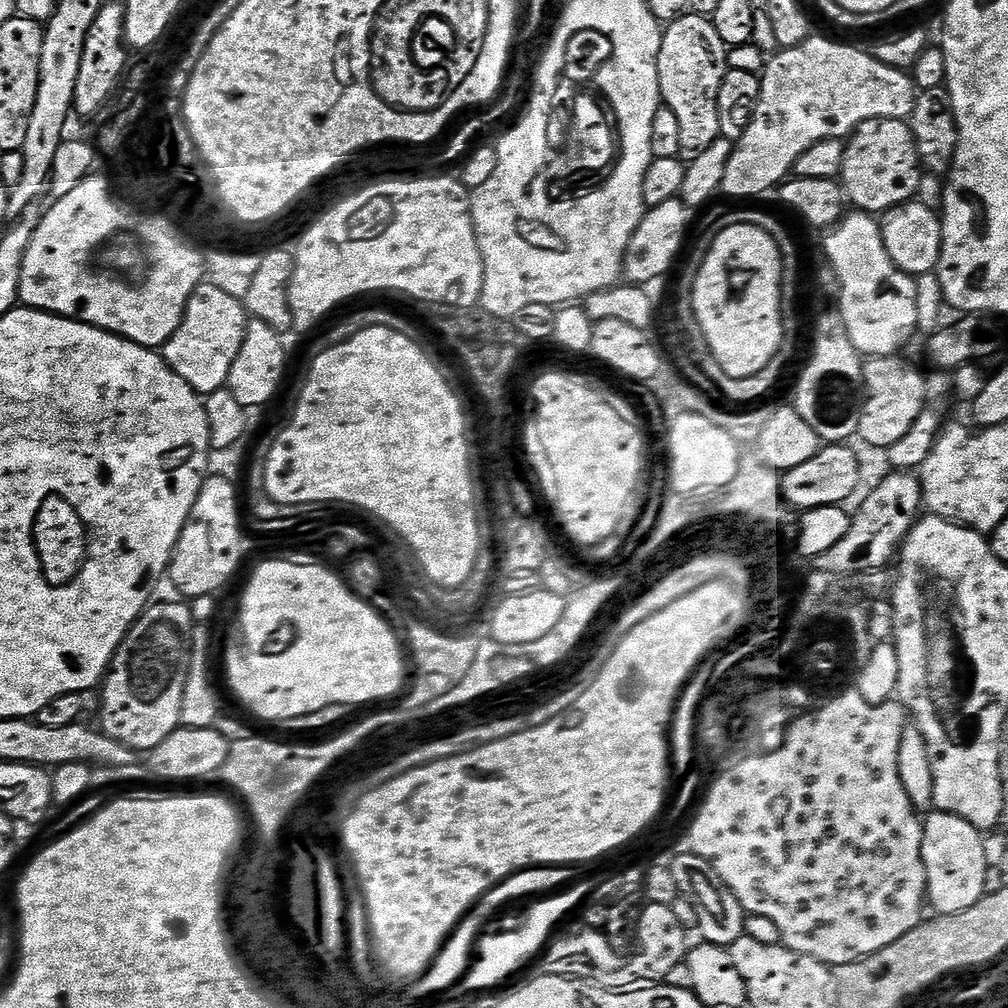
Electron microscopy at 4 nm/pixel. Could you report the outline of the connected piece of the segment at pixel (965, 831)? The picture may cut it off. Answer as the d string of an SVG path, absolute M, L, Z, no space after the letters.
M929 811L923 826L922 862L926 866L927 903L931 907L933 904L941 916L953 916L962 910L970 910L970 906L978 903L989 887L985 837L974 826L970 826L970 822L949 812Z

